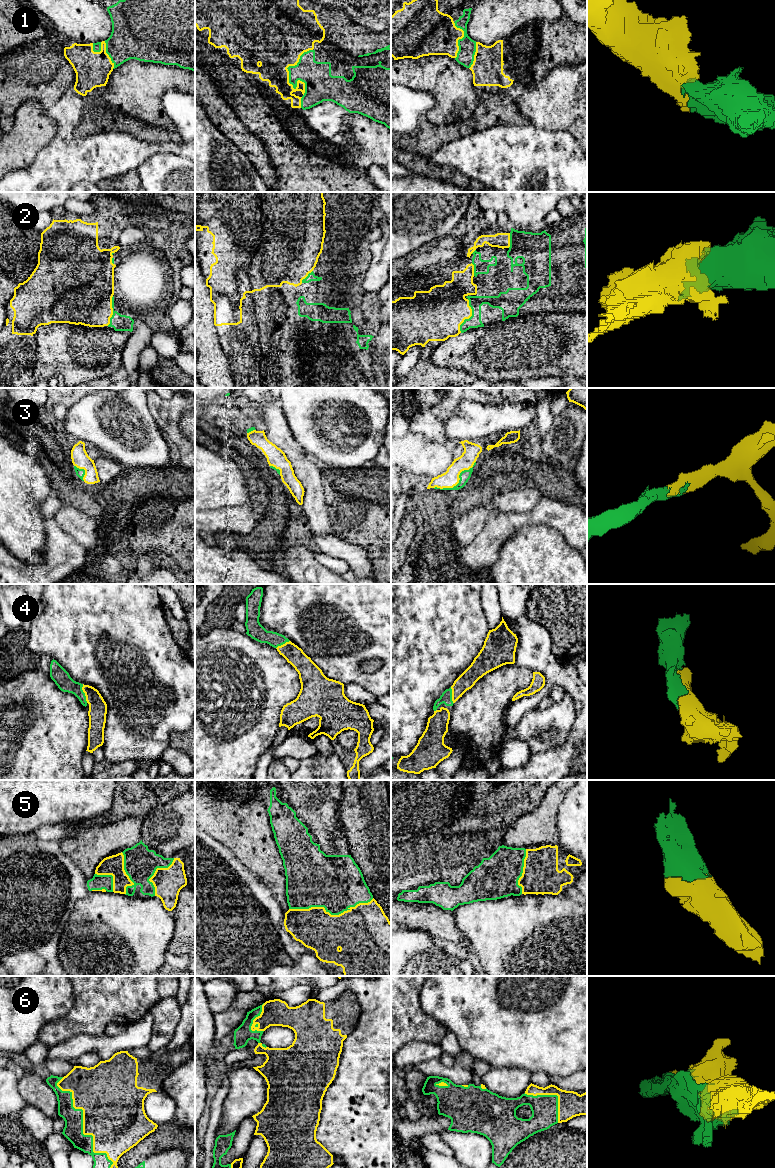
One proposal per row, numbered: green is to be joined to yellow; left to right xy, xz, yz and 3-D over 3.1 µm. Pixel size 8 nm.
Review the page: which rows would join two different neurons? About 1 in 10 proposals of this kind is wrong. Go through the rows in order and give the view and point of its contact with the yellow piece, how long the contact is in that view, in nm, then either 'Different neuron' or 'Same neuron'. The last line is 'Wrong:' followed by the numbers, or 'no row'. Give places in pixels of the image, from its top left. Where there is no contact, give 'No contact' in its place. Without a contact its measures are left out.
1: Touches yellow at xz (288, 77). Shared border 380 nm. Same neuron
2: Touches yellow at yz (469, 317). Shared border 280 nm. Same neuron
3: Touches yellow at yz (458, 481). Shared border 400 nm. Same neuron
4: Touches yellow at xy (84, 692). Shared border 160 nm. Same neuron
5: Touches yellow at xz (330, 914). Shared border 700 nm. Same neuron
6: Touches yellow at xy (83, 1125). Shared border 800 nm. Same neuron
Wrong: no row

